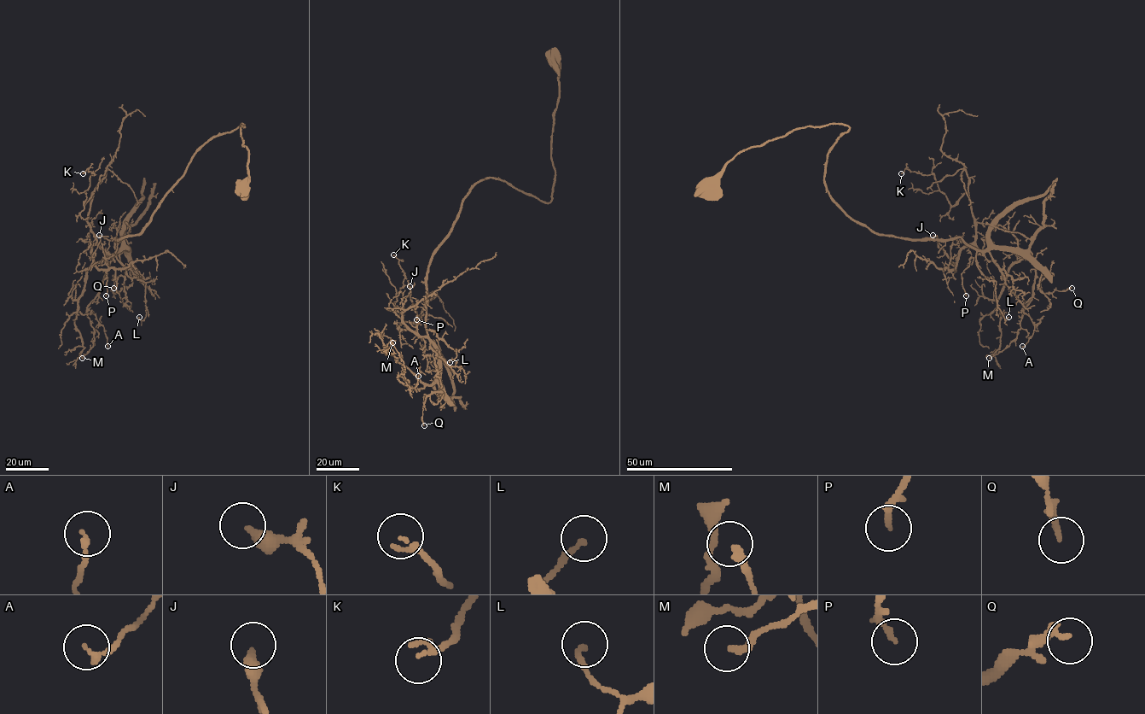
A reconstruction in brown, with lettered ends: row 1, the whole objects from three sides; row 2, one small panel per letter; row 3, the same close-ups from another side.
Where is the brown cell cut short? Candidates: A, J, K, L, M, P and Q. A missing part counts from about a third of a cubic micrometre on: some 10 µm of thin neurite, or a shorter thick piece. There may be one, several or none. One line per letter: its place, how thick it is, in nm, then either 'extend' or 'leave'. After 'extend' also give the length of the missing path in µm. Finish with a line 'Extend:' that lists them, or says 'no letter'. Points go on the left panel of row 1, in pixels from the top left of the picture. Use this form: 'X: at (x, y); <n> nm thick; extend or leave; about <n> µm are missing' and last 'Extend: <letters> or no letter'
A: at (107, 346); 190 nm thick; leave
J: at (99, 235); 360 nm thick; leave
K: at (83, 173); 130 nm thick; leave
L: at (139, 317); 170 nm thick; leave
M: at (82, 358); 240 nm thick; leave
P: at (106, 295); 220 nm thick; leave
Q: at (113, 288); 220 nm thick; leave
Extend: no letter

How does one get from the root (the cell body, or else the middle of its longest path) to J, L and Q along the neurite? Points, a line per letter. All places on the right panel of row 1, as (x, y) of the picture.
J: (706, 190), (742, 151), (845, 125), (833, 199), (880, 234), (982, 254), (969, 245), (953, 266), (932, 235)
L: (706, 190), (742, 151), (845, 125), (827, 156), (833, 199), (880, 234), (961, 237), (1008, 317)
Q: (706, 190), (742, 151), (845, 125), (824, 184), (853, 219), (880, 234), (1026, 254), (1043, 292), (1072, 288)

